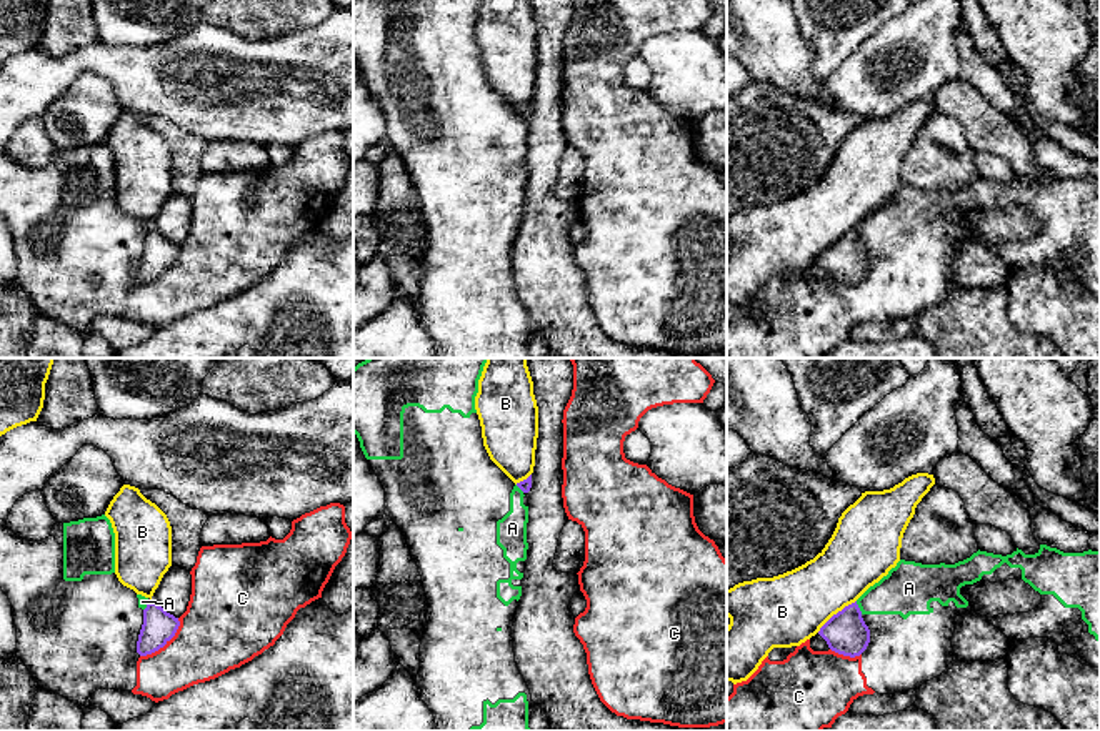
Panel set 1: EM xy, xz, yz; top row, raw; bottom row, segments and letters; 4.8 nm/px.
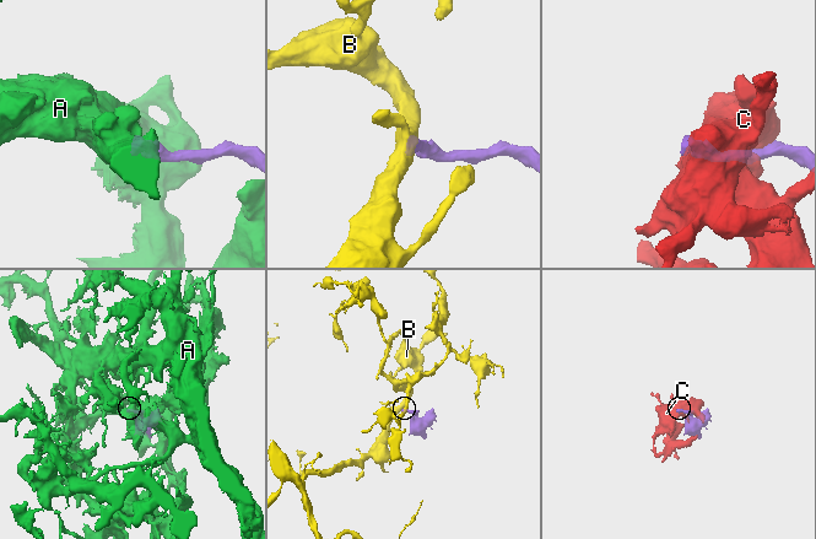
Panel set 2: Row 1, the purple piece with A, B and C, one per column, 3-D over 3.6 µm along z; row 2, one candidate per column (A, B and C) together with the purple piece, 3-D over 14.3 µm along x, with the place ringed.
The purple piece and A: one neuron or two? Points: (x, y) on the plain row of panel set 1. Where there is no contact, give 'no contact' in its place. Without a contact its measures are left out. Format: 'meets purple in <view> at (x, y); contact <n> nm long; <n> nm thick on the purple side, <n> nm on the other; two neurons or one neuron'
meets purple in yz at (859, 235); contact 70 nm long; 200 nm thick on the purple side, 240 nm on the other; two neurons

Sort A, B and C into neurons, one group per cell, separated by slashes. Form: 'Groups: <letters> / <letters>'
Groups: A C / B

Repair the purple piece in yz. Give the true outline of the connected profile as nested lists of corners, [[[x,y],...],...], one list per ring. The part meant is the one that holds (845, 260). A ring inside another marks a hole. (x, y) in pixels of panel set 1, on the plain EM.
[[[855,230],[833,241],[820,258],[810,265],[813,278],[835,278],[843,283],[860,283],[870,270],[870,256]]]

